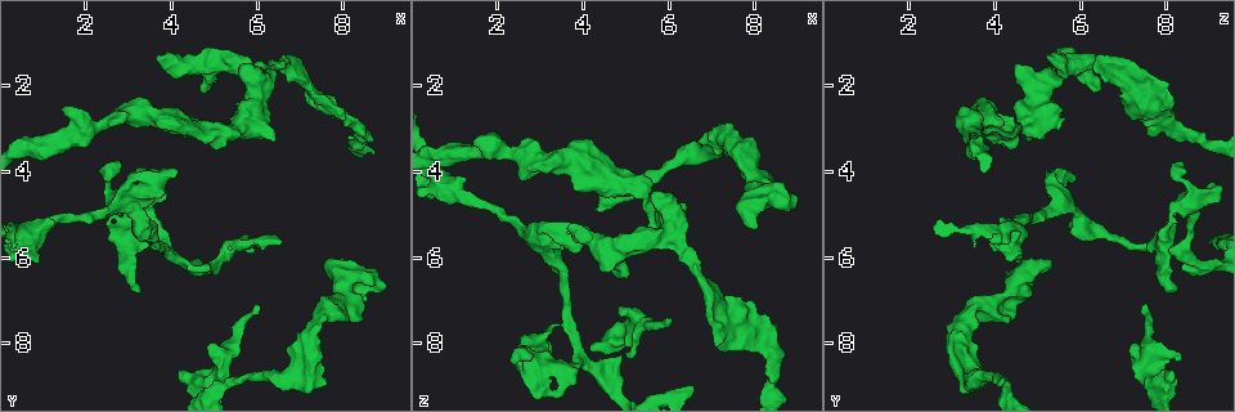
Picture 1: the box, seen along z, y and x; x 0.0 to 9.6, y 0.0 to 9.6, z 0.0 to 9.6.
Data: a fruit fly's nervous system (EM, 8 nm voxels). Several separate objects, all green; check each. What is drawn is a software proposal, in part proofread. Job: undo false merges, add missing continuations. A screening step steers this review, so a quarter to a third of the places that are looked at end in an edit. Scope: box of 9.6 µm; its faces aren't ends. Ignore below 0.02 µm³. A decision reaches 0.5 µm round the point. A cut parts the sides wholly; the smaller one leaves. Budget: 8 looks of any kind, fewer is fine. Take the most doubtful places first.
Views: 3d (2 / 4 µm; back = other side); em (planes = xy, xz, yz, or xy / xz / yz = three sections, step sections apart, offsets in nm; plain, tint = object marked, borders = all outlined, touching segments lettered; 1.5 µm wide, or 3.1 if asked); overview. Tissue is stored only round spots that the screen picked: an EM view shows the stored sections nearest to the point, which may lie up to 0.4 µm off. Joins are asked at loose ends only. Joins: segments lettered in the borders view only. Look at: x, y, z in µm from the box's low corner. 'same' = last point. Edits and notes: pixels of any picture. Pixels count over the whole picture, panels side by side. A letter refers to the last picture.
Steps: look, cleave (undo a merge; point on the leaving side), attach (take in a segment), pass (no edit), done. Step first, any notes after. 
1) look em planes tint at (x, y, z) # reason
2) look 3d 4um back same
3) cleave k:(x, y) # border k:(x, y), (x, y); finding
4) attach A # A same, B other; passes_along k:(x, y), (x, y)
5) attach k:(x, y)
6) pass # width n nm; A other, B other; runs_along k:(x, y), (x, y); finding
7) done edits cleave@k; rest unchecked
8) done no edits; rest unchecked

look em xz step 8 tint at (3.25, 6.80, 8.25) # branch stops here

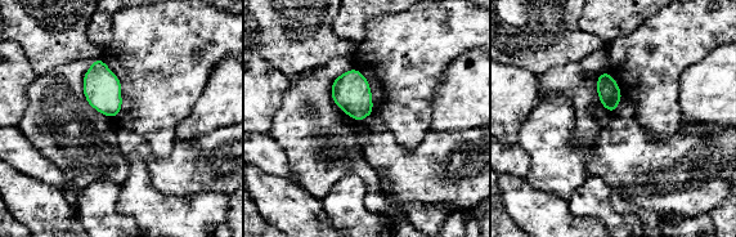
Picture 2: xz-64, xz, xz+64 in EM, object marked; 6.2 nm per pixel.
look em yz step 8 tint same

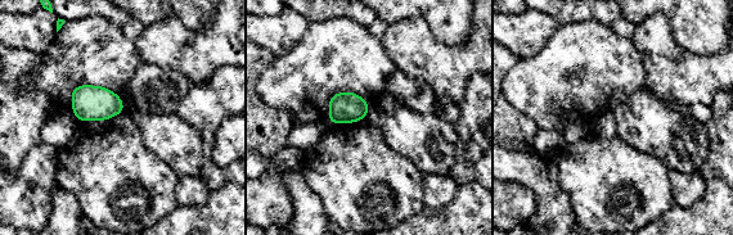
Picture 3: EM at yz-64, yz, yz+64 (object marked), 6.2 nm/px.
look em yz step 8 borders same # what lies round it

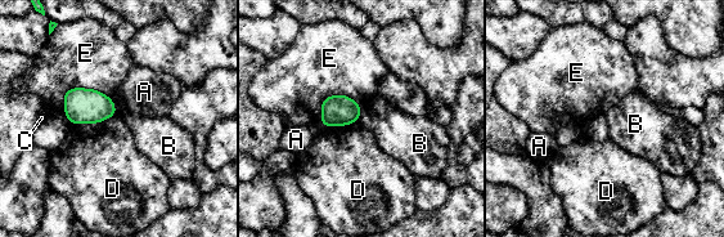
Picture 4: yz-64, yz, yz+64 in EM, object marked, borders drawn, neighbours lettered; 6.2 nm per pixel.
pass # width 180 nm; A other, B other, C other, D other, E other; border 4:(362, 106), (358, 120); none of them fits

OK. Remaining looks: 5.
look 3d 4um at (7.85, 7.10, 3.85) # thick turns thin

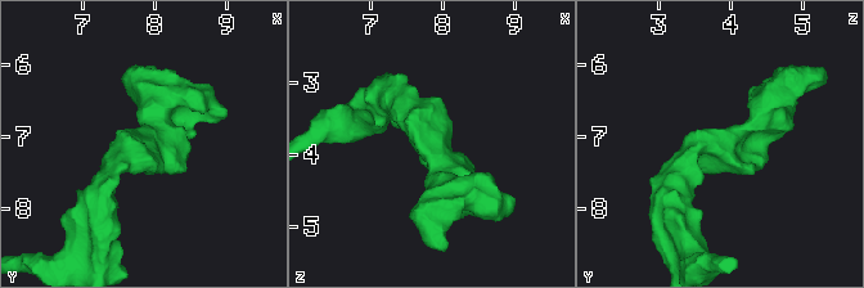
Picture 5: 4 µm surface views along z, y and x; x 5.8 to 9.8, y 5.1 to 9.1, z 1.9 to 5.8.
look em planes tint at (7.85, 7.10, 3.90)

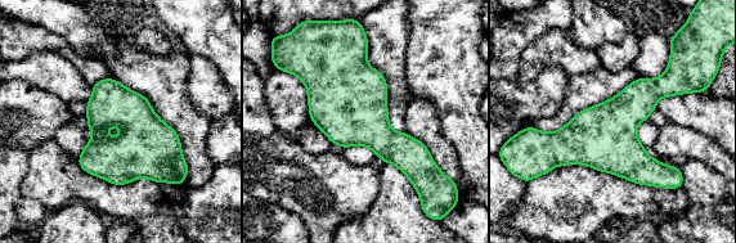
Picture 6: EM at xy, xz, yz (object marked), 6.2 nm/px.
look em planes borders same

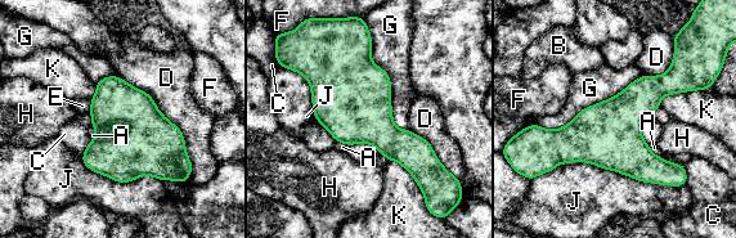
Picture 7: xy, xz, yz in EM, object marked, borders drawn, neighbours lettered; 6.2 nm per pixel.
pass # A other, B other, C other, D other, E other, F other, G other, H other, J other, K other; arms 3; border 7:(641, 75), (557, 129), (528, 128); one neuron here

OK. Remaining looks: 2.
look em planes borders at (0.90, 6.10, 4.60) # thick end

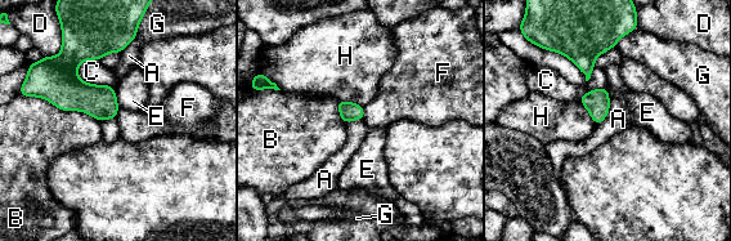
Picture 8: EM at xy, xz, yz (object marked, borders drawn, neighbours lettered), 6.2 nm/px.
pass # A other, B other, C other, D other, E other, F other, G other, H other; border 8:(608, 88), (609, 112), (596, 125); none of them fits

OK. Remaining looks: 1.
done no edits; rest unchecked

